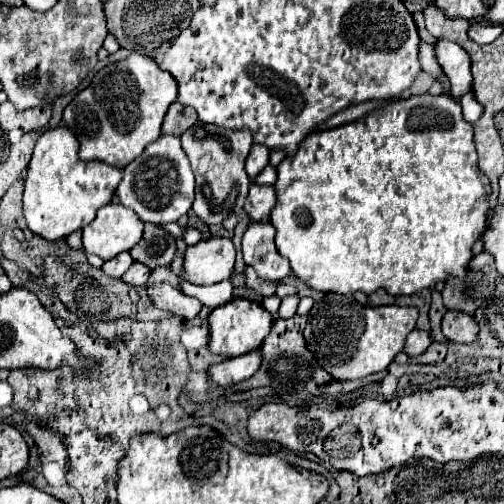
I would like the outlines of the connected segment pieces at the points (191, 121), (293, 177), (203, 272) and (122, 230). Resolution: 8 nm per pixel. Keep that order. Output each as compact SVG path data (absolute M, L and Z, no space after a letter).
M171 103L165 121L163 121L163 133L171 135L183 135L189 127L197 123L197 111L193 107L185 107L181 103Z
M411 95L407 99L397 99L389 105L383 105L379 109L373 109L365 117L359 117L351 123L311 133L307 139L303 139L295 151L295 155L283 159L277 167L277 181L275 181L275 193L277 193L277 203L271 209L269 221L277 229L275 243L277 251L289 259L293 273L305 281L311 289L325 291L325 293L341 293L341 295L351 295L355 291L363 293L373 293L377 289L385 289L391 295L413 295L421 289L433 287L437 281L445 281L449 275L459 275L463 283L471 283L471 279L479 279L479 275L471 275L467 271L467 263L473 257L471 245L479 241L481 231L485 231L487 225L487 197L489 197L491 185L487 175L477 165L477 151L475 151L475 141L473 141L473 125L463 119L461 103L449 95Z
M227 237L201 239L185 251L185 277L191 283L219 283L231 277L235 245Z
M107 203L97 211L97 217L83 227L83 249L107 261L137 245L141 235L143 221L135 211L117 203Z

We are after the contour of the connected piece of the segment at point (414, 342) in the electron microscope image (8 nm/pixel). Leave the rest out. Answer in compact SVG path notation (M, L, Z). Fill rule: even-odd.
M415 329L409 333L407 337L407 343L405 343L405 353L409 357L417 357L421 355L423 351L427 351L427 347L431 345L431 335L427 331L421 331L421 329Z

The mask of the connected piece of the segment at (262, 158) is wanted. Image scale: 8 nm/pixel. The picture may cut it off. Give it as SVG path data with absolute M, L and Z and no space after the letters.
M263 145L251 147L251 153L247 157L247 175L251 175L251 179L255 179L267 163L269 163L269 147L263 147Z

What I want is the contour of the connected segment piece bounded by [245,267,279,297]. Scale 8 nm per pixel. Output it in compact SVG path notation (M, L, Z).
M247 267L247 271L245 271L245 281L247 281L247 285L249 285L255 293L259 293L259 295L263 295L263 297L273 295L273 293L277 291L277 285L279 285L279 283L261 279L253 267Z

